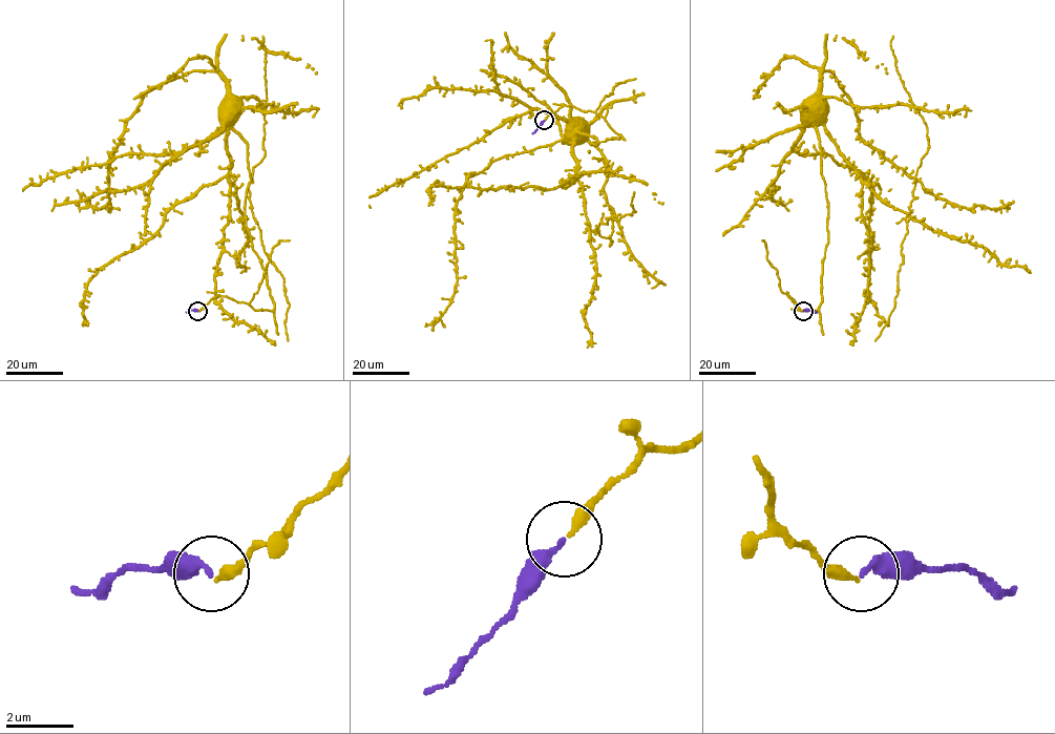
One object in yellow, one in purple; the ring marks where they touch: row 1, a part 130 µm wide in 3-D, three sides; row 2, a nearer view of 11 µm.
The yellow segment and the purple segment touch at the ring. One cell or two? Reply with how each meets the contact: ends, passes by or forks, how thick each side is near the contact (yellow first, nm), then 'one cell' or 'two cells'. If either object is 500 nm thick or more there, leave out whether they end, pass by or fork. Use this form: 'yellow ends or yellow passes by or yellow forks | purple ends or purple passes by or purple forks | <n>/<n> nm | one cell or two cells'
yellow ends | purple ends | 300/260 nm | one cell

